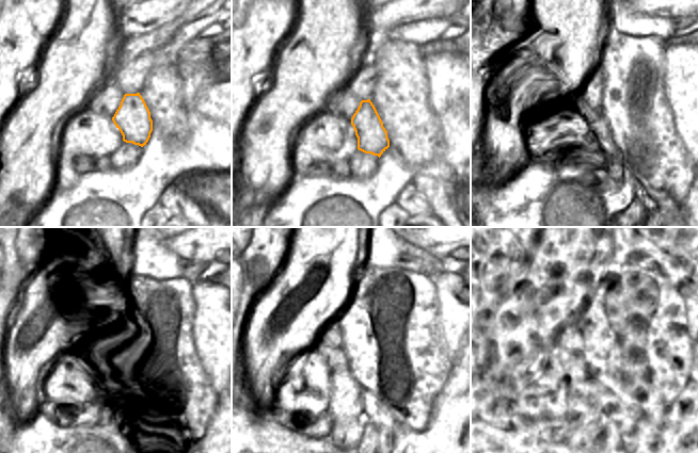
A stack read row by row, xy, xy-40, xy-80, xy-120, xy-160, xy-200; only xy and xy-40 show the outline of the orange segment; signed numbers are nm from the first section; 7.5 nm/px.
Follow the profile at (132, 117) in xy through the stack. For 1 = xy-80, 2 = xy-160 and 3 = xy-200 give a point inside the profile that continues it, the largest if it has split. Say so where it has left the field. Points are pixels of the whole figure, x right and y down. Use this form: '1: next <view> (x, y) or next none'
1: next xy-80 (601, 130)
2: next xy-160 (346, 404)
3: next xy-200 (583, 406)

